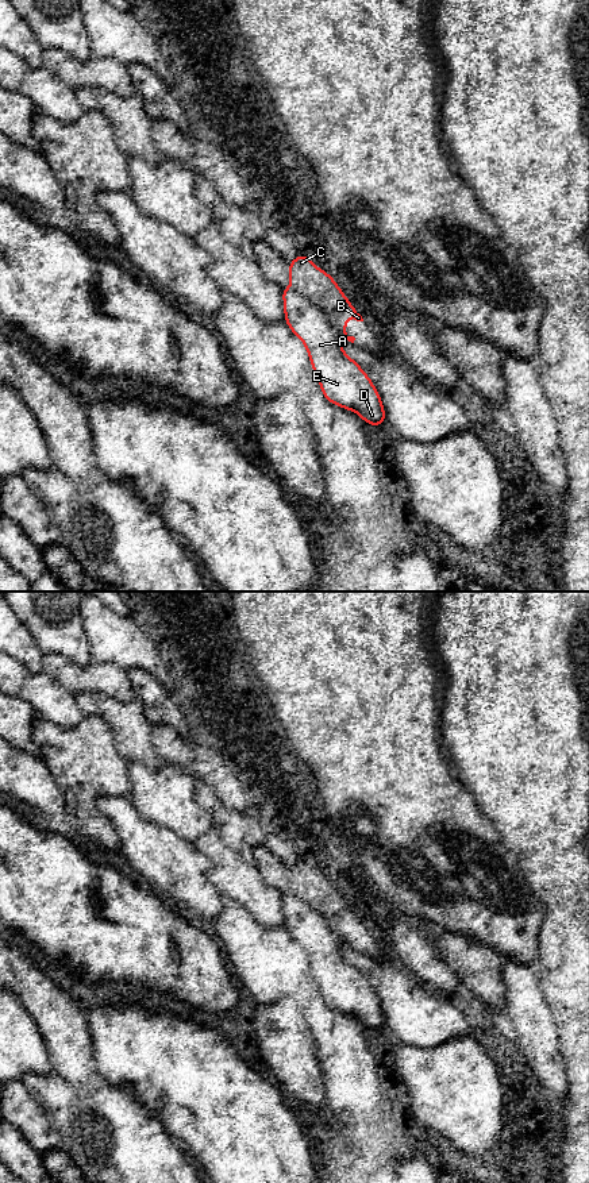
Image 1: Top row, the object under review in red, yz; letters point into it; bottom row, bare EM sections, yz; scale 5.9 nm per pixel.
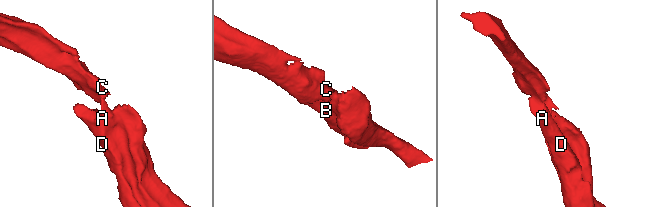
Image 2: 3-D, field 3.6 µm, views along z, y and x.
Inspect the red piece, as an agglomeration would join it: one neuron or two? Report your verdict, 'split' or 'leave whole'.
split

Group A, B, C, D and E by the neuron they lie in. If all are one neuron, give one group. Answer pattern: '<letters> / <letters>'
A D E / B C

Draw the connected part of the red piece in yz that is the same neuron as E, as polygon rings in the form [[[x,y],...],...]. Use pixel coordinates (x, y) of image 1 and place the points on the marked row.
[[[292,288],[282,289],[282,298],[285,323],[304,343],[324,397],[331,404],[358,413],[369,425],[385,424],[380,393],[359,365],[346,355],[339,343],[338,331],[330,324],[323,311]]]

